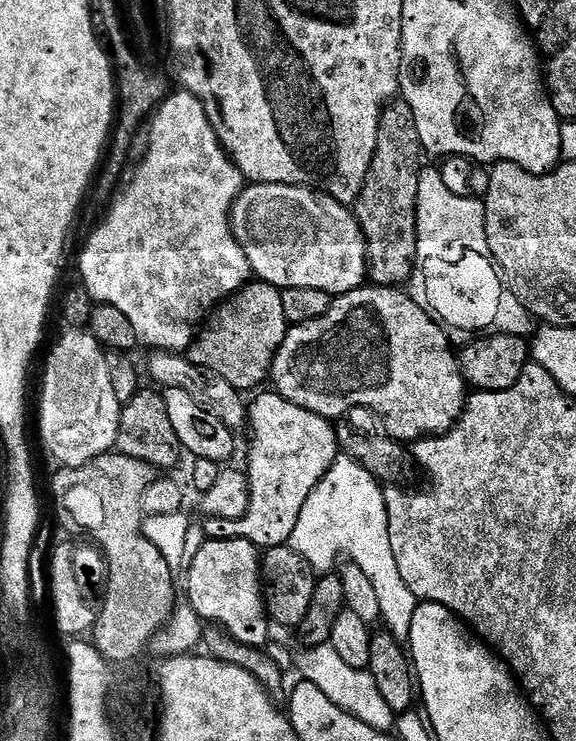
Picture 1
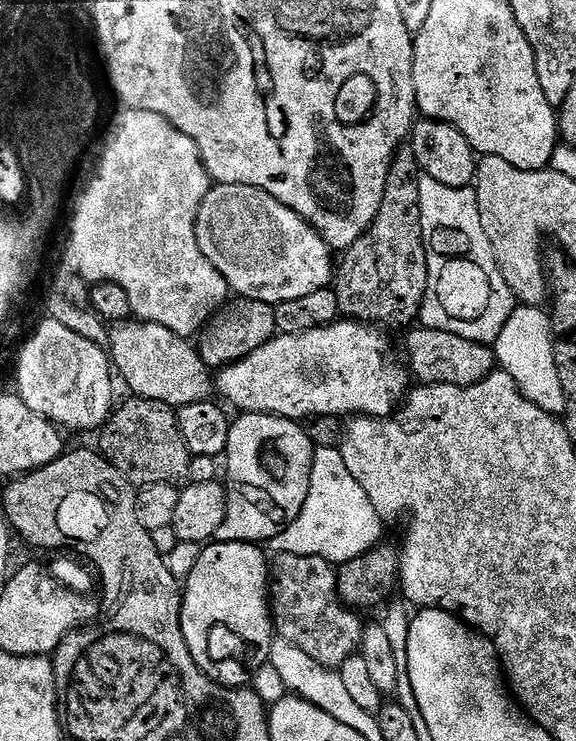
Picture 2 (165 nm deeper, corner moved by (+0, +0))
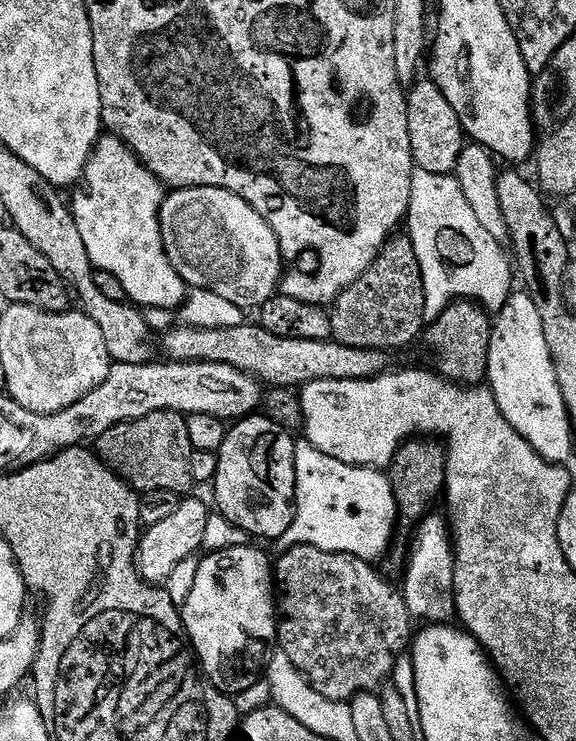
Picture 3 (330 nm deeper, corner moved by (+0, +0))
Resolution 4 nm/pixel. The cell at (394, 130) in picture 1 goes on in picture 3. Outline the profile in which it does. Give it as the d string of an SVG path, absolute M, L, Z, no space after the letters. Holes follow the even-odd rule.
M396 234L385 242L370 270L331 305L332 339L342 346L392 354L395 348L408 348L421 339L426 328L425 310L426 290L418 254L414 254L408 235Z

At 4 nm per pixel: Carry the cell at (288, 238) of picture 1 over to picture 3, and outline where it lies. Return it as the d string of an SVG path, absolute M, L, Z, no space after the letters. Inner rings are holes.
M178 188L169 191L164 197L164 205L160 207L160 229L165 250L170 254L175 253L175 248L180 251L184 260L175 261L176 269L184 283L193 289L210 290L245 310L259 310L268 299L277 295L286 272L286 258L281 254L278 238L266 218L262 218L250 202L238 198L238 194L221 188Z

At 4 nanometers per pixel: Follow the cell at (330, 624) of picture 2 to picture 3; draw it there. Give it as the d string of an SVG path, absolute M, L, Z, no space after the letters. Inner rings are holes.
M299 544L293 548L285 548L279 553L280 557L274 560L274 592L278 597L278 648L294 662L294 666L322 694L322 698L331 700L343 700L351 702L360 692L376 692L393 675L396 664L409 651L410 645L414 639L414 617L404 601L403 591L399 587L391 588L378 573L375 572L373 565L367 560L360 560L350 554L341 552L327 552L318 550L309 544Z

